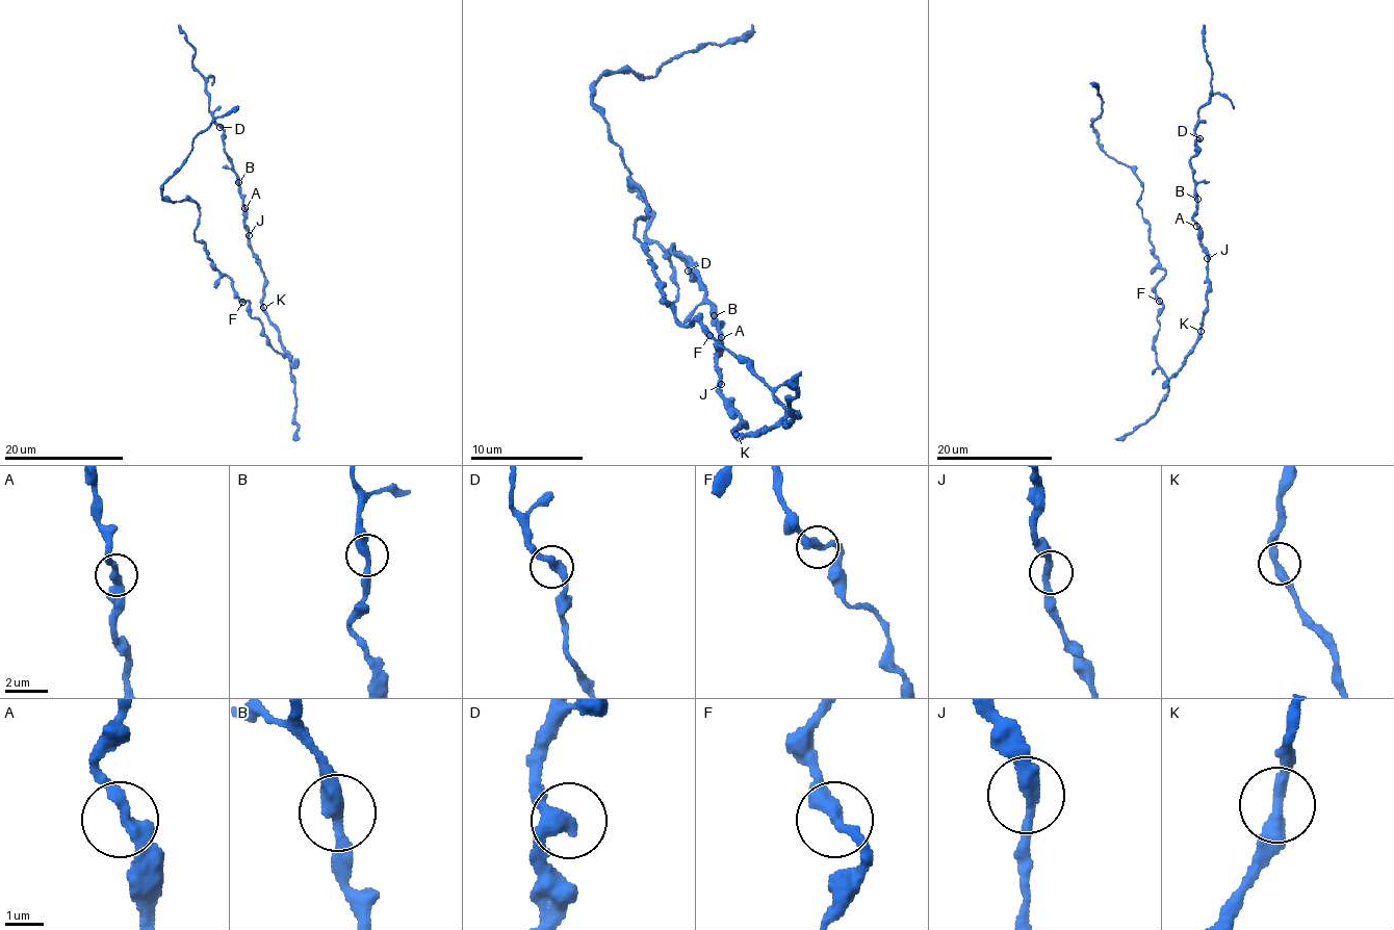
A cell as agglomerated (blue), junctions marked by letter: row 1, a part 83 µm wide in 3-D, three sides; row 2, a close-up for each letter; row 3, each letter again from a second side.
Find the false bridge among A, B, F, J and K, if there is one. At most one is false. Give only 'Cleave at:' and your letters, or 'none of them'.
Cleave at: none of them

